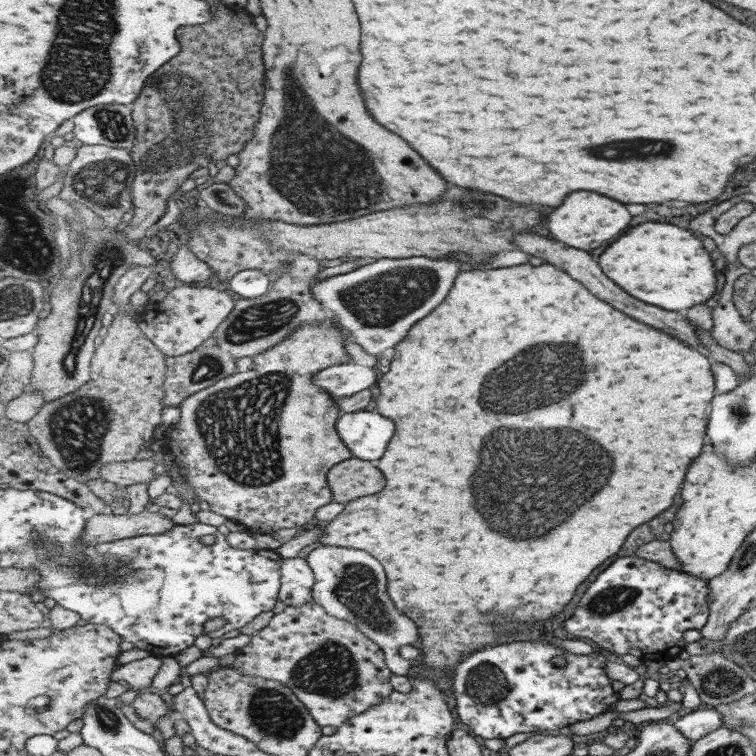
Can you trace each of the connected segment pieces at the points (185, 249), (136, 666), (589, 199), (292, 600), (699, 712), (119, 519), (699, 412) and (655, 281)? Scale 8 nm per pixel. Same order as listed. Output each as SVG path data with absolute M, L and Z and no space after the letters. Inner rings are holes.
M187 244L181 245L174 258L171 258L172 274L183 282L200 284L209 280L212 282L214 270L195 256Z
M150 656L135 662L118 666L113 674L113 680L128 685L128 688L137 692L149 690L153 678L159 674L163 660Z
M579 192L571 194L563 206L551 212L551 222L547 222L549 230L545 230L545 233L567 246L593 250L613 238L619 238L631 226L631 220L633 216L625 204L595 192Z
M304 558L284 559L282 562L282 590L279 601L289 606L303 606L313 601L315 574Z
M698 707L695 710L686 711L684 716L674 723L691 741L705 736L709 731L719 728L721 715L712 708Z
M143 511L141 514L115 515L113 513L95 514L88 518L82 532L83 542L93 546L115 542L125 538L143 535L156 535L168 532L176 524L171 518L163 517L159 513Z
M547 262L543 266L521 264L515 268L503 268L503 270L499 268L489 272L481 270L463 272L457 278L451 294L443 300L443 304L437 306L427 318L419 320L415 328L411 328L409 336L401 344L397 344L391 370L379 380L379 392L381 392L377 400L379 414L387 414L387 418L395 418L397 422L395 438L391 440L391 446L387 448L383 462L379 462L379 468L387 474L387 490L375 496L348 502L342 514L323 528L324 534L319 543L367 550L375 554L375 558L379 558L383 566L387 566L388 591L391 599L403 614L411 616L421 628L419 638L423 636L425 640L421 642L425 666L446 673L453 672L453 668L457 670L457 666L471 654L475 654L475 650L481 652L498 644L499 636L503 634L511 634L511 639L514 639L519 637L521 628L530 630L543 622L555 624L556 620L553 618L557 618L562 609L569 606L579 586L587 582L587 578L601 564L621 550L631 530L653 520L659 512L665 512L669 506L673 506L675 502L673 498L675 494L679 494L683 486L683 476L687 466L693 462L695 456L699 456L703 448L709 400L713 396L713 378L709 372L709 362L707 358L703 358L702 352L691 350L691 347L687 348L683 341L679 342L679 338L675 340L674 336L629 318L611 304L593 296L581 282L573 280L567 272ZM479 400L483 400L485 408L481 406ZM497 412L511 412L511 414L497 414ZM529 536L543 536L543 538L523 540ZM495 620L499 622L515 620L519 624L509 624L509 628L499 624L497 630L493 628Z
M645 222L637 224L619 242L613 242L603 254L601 254L601 266L605 274L617 282L623 290L627 290L631 296L661 306L665 310L685 312L691 306L697 306L713 296L715 290L715 276L713 276L713 264L709 260L709 254L703 245L693 234L689 234L683 228L677 228L673 224L657 224L657 222Z

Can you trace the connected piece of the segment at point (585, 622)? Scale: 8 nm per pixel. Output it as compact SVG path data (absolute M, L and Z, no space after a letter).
M635 555L617 559L587 588L575 614L562 623L573 639L589 640L613 658L625 654L667 664L685 650L685 630L701 630L709 617L709 583Z

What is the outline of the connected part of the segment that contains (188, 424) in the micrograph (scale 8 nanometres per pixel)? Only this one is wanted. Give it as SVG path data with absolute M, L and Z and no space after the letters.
M334 315L324 322L302 326L278 345L253 356L253 370L236 372L179 406L180 421L166 429L162 451L171 454L174 464L186 470L185 481L194 490L195 506L205 501L217 514L238 521L252 532L273 533L281 528L309 526L317 520L318 510L334 501L328 482L330 470L354 457L338 433L342 410L337 399L315 381L320 370L352 363L343 344L347 337L350 338L350 331Z

